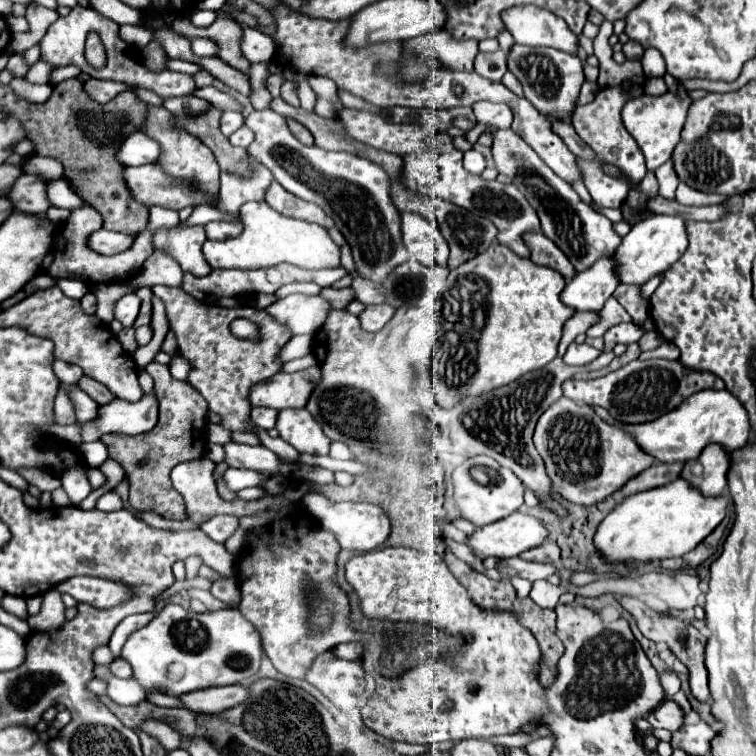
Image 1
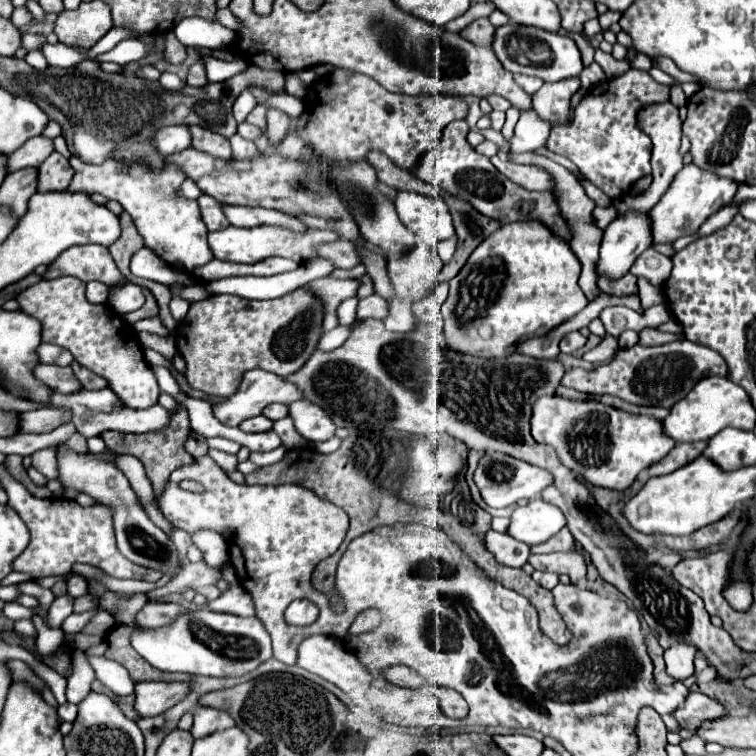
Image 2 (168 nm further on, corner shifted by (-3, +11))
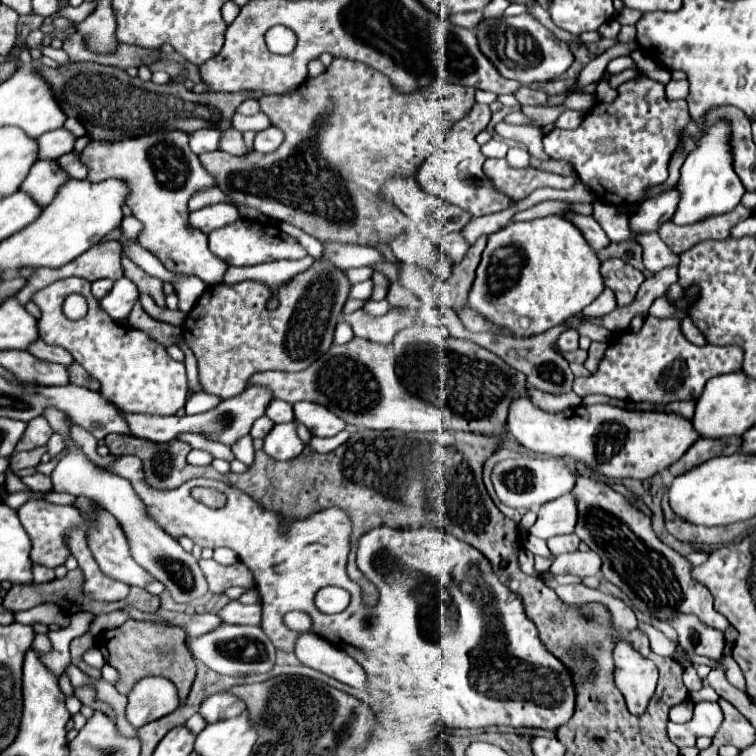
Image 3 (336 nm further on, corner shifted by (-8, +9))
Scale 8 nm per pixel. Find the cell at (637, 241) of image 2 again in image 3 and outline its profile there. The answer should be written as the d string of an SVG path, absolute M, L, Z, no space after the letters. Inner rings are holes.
M677 184L649 200L645 200L639 206L639 212L631 216L631 228L635 232L653 232L659 230L659 226L669 220L679 204L679 190Z

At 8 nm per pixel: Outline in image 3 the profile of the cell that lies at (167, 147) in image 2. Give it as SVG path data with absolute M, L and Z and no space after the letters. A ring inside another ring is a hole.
M209 128L209 130L197 130L189 136L191 150L195 154L205 154L205 152L215 152L219 148L219 140L223 136L223 130L219 128Z

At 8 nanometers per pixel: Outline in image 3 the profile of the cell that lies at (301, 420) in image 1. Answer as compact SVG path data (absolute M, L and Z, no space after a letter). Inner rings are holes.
M295 402L295 420L305 424L313 436L335 436L345 428L345 422L325 406L315 402Z

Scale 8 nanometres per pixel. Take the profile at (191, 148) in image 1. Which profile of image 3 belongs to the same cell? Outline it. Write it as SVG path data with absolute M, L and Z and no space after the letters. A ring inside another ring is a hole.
M229 128L225 134L223 134L223 142L221 142L221 148L223 152L229 152L233 156L243 156L247 154L247 146L243 142L243 134L239 130L233 130Z

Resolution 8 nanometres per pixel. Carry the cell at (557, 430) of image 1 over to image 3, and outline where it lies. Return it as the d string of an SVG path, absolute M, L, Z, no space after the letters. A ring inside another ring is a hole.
M517 398L509 406L509 416L507 416L509 432L517 440L519 446L543 454L543 456L569 456L575 458L577 462L583 462L589 466L593 472L603 474L607 478L637 478L645 480L655 476L657 472L669 468L673 462L677 462L697 440L699 432L693 428L693 422L673 414L673 412L645 412L645 410L625 410L609 404L597 404L597 406L577 406L577 408L567 408L563 412L551 414L539 410L529 398Z

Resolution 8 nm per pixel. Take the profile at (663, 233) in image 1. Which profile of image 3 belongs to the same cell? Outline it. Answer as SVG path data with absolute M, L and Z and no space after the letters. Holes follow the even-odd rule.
M719 120L705 130L697 150L693 150L687 156L687 162L681 168L679 192L681 192L681 200L675 216L671 218L675 224L691 224L697 222L699 218L705 218L707 214L725 214L727 210L733 210L739 204L741 196L745 194L745 188L733 170L729 120Z

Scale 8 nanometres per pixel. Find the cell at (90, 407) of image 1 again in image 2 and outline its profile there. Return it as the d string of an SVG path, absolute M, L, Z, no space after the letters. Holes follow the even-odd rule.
M38 364L34 368L34 376L42 380L46 386L50 386L54 392L60 394L74 394L84 390L78 378L74 376L72 368L62 368L62 366L50 366L50 364Z

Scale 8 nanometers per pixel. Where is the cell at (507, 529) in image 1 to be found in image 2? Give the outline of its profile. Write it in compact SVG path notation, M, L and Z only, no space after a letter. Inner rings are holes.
M536 498L536 500L530 500L528 506L516 508L512 512L506 534L532 546L552 538L564 524L566 520L556 506Z

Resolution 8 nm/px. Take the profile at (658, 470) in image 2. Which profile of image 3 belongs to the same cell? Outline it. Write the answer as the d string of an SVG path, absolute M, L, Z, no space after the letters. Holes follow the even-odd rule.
M729 436L729 438L699 438L675 464L671 464L669 472L673 476L685 474L687 470L703 464L705 460L711 460L715 456L731 456L741 450L743 438L741 436Z

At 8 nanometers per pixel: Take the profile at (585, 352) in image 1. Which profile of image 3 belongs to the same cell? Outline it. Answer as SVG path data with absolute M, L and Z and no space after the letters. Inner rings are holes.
M565 330L559 340L557 340L557 346L563 350L563 352L573 352L579 348L579 334L575 330Z

